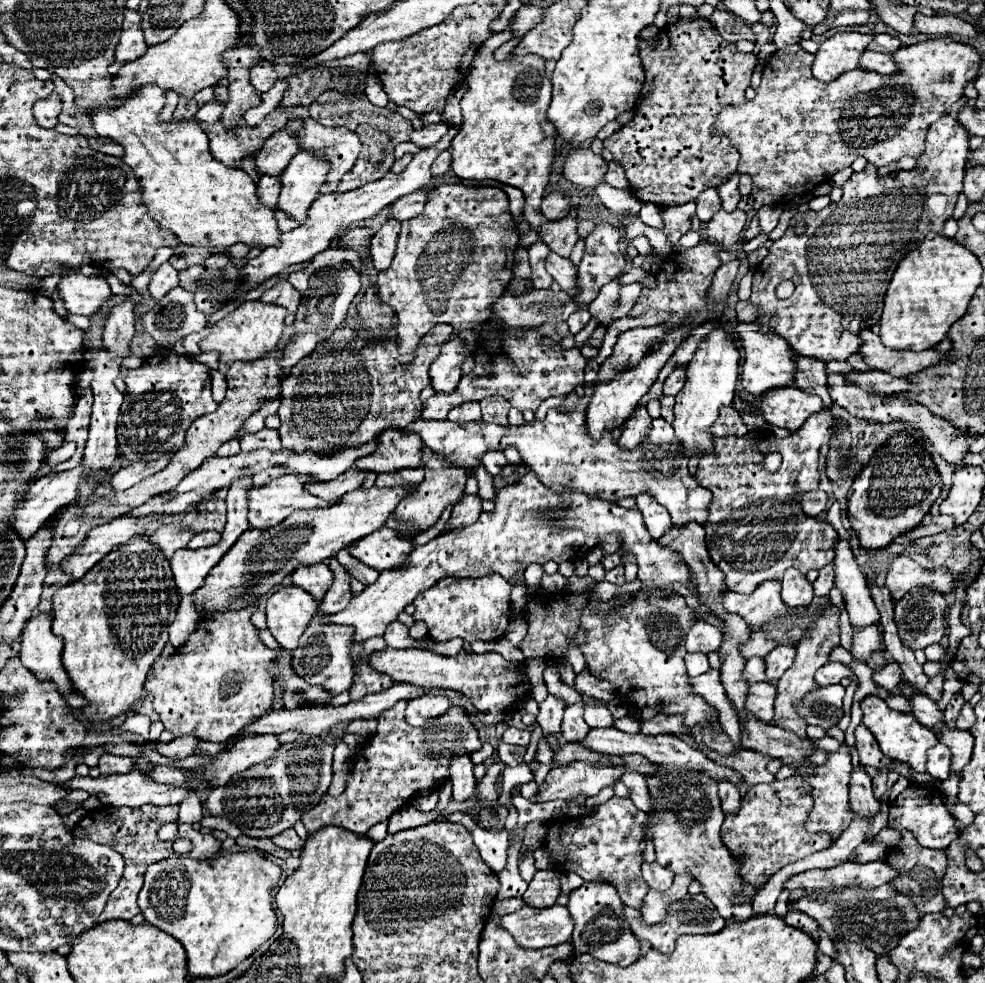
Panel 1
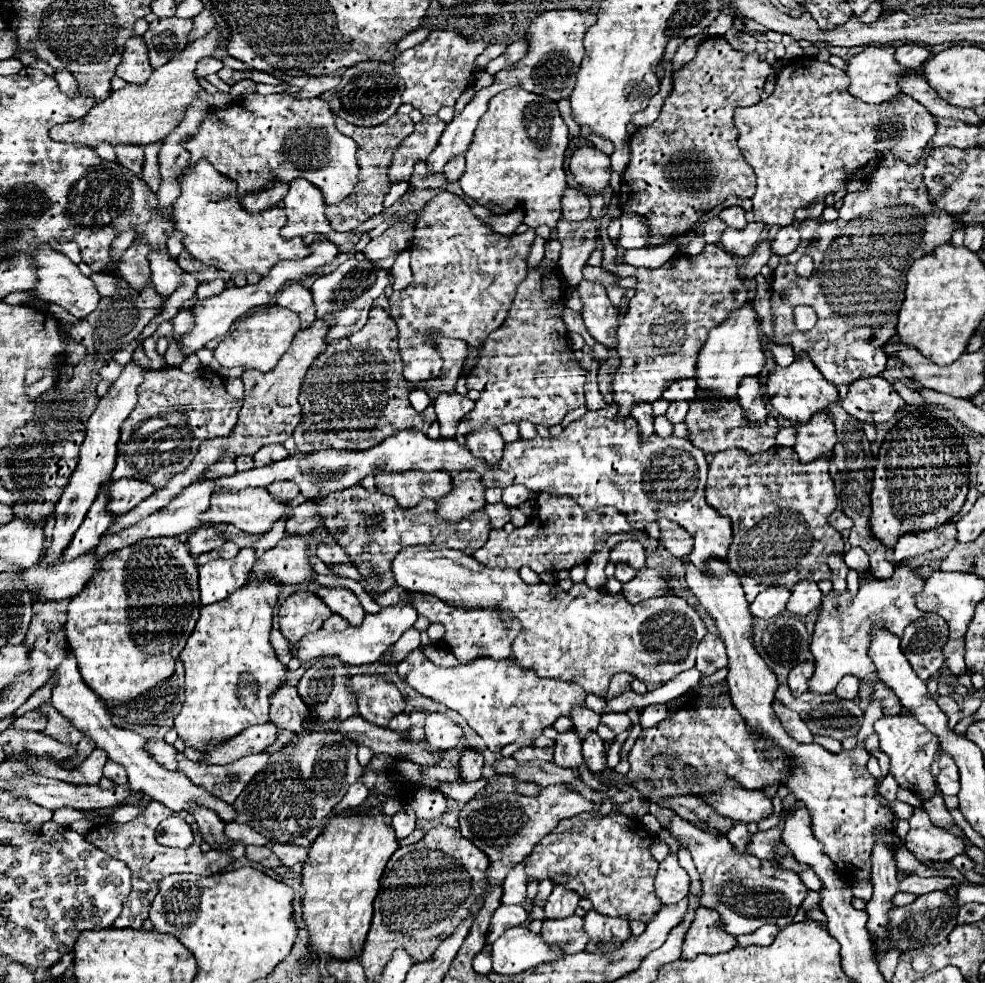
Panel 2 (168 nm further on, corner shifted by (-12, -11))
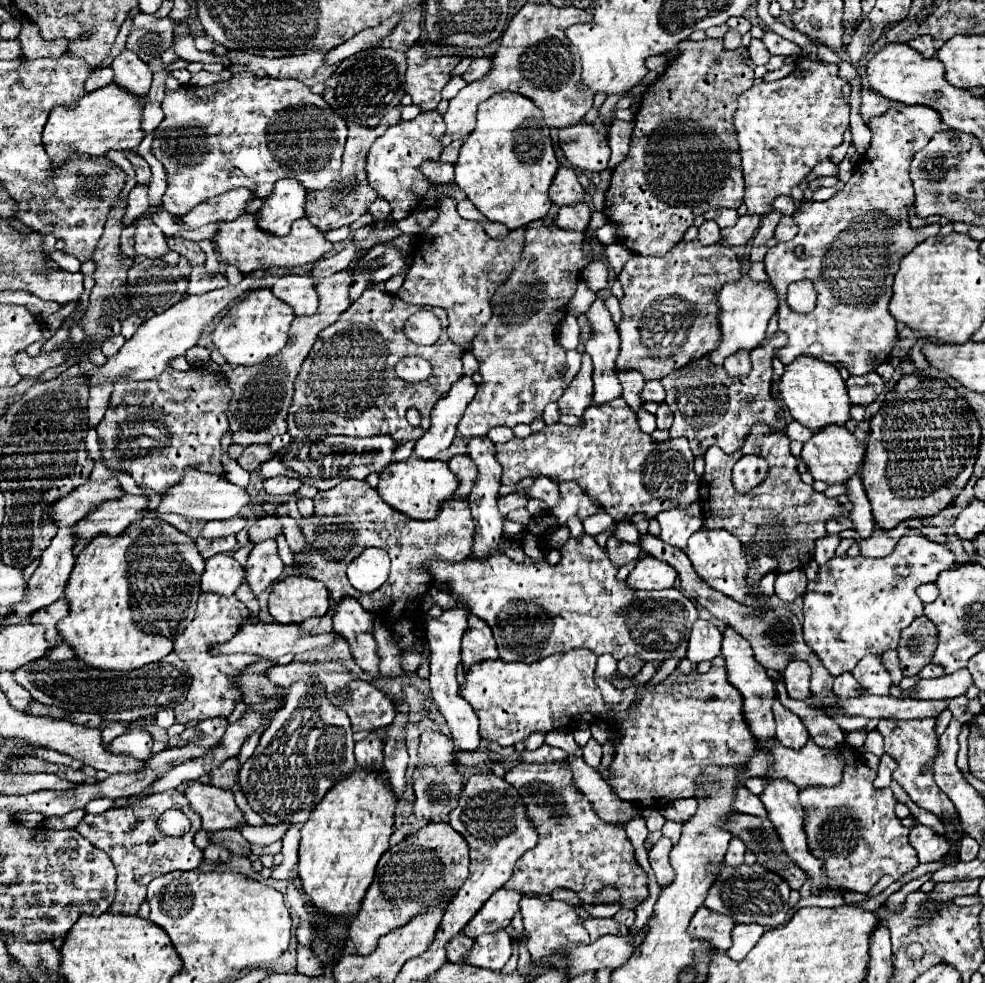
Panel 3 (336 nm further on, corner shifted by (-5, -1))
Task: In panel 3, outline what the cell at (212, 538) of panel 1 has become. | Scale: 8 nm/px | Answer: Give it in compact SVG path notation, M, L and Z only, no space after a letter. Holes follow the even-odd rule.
M229 535L229 537L221 537L221 539L205 539L205 537L199 537L195 543L197 543L197 549L199 549L201 557L203 559L209 559L209 557L213 557L217 553L231 551L237 541L235 541L233 535Z

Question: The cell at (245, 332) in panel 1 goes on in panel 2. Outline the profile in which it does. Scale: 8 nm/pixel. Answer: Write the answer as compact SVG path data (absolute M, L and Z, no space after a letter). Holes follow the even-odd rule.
M264 307L248 317L244 317L214 349L214 357L222 367L244 367L244 369L258 369L258 371L270 371L278 359L290 349L294 335L300 329L298 315L294 311L282 309L282 307Z

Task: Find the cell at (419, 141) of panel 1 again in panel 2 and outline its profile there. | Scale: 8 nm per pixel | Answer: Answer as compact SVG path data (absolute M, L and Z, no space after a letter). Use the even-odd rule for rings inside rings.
M424 117L420 123L416 123L414 133L400 143L398 151L392 157L390 163L390 179L392 183L398 181L410 181L412 167L416 161L426 161L426 157L434 151L438 145L440 135L444 133L446 123L438 117Z

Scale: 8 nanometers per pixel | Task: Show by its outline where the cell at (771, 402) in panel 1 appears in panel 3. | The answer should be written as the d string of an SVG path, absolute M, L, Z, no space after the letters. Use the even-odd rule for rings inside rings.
M821 429L821 433L813 433L813 437L805 443L801 459L805 461L813 479L825 481L827 485L845 485L853 475L859 473L865 461L865 447L847 429Z

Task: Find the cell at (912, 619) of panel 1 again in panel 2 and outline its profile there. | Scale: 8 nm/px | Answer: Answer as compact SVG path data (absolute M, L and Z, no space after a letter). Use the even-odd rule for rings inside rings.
M924 613L922 619L918 619L906 627L906 631L902 635L902 653L910 661L916 675L926 681L928 677L934 677L940 671L940 667L944 665L942 647L946 643L948 643L948 623L936 613Z

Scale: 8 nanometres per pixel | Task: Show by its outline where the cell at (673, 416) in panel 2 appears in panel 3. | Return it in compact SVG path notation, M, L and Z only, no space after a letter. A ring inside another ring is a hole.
M661 403L657 411L657 429L669 429L673 423L673 413L669 413L669 405Z

